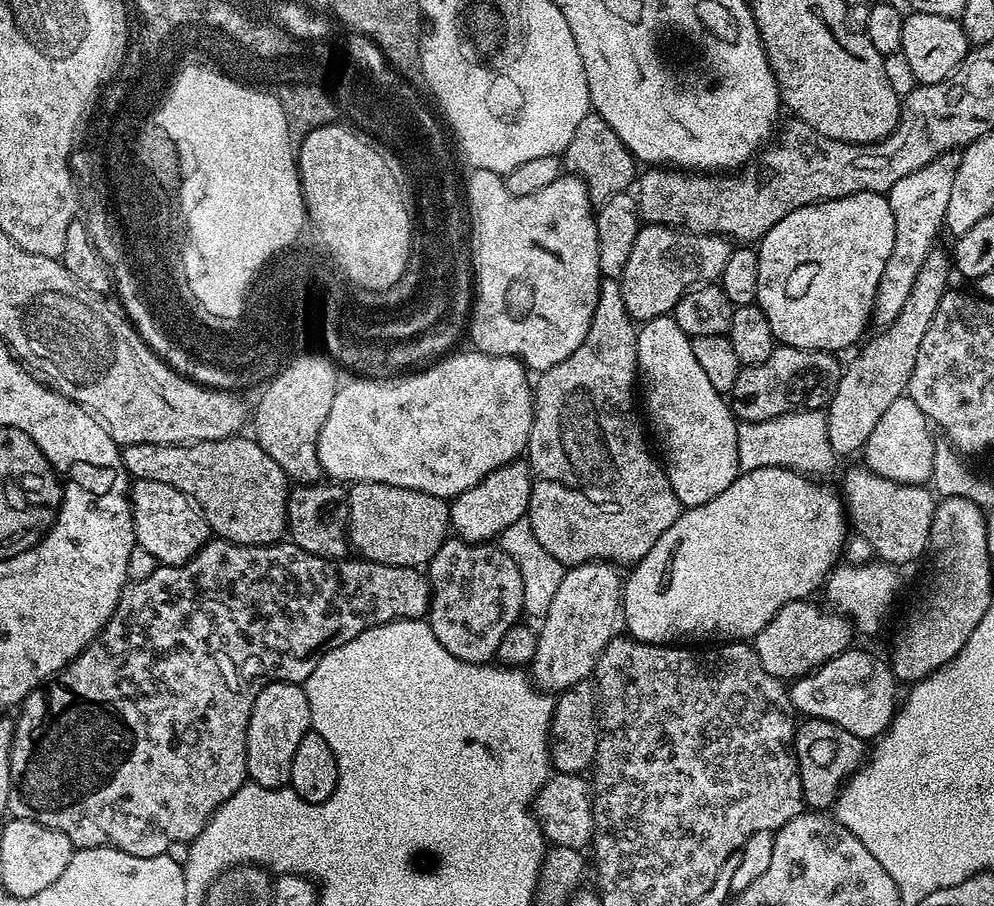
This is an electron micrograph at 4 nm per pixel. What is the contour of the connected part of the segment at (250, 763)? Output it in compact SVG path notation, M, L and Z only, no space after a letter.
M296 682L268 684L260 691L252 707L246 730L246 766L248 780L263 788L282 788L290 781L290 766L298 742L312 728L310 702L306 702L303 687Z

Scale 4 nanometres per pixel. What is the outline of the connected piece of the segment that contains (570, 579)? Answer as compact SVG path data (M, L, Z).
M601 560L571 565L565 571L538 628L535 654L528 668L533 684L540 691L558 694L593 675L602 650L618 626L623 593L619 572L615 565Z

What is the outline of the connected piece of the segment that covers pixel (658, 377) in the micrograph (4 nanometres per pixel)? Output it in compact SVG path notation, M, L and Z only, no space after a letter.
M675 315L655 316L652 320L643 321L639 325L636 334L636 371L642 377L642 388L644 384L644 404L642 400L642 408L648 411L647 423L650 425L650 432L656 435L656 440L660 443L660 448L664 451L662 455L662 467L668 474L668 481L674 490L674 494L678 494L678 502L684 508L693 508L694 506L702 506L706 502L710 502L710 498L718 498L718 494L722 494L722 490L726 490L726 486L730 486L730 482L734 482L740 475L740 463L738 462L738 430L737 419L732 414L729 401L725 399L721 392L714 390L714 386L710 386L710 381L706 379L706 374L702 371L702 366L698 366L698 358L694 358L694 350L692 349L692 337L687 336L678 326Z

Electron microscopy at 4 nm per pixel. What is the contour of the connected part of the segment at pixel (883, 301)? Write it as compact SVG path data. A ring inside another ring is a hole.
M955 151L943 152L938 158L922 166L922 170L906 174L902 182L894 182L894 186L886 194L890 210L894 210L894 250L890 250L890 258L886 258L886 270L882 270L872 306L871 323L877 324L877 329L887 328L890 322L894 322L894 318L898 318L902 306L906 306L906 297L914 286L914 278L918 278L919 267L926 260L926 254L932 252L937 243L936 234L944 228L946 205L950 202L954 170L958 170L959 161L959 155Z

